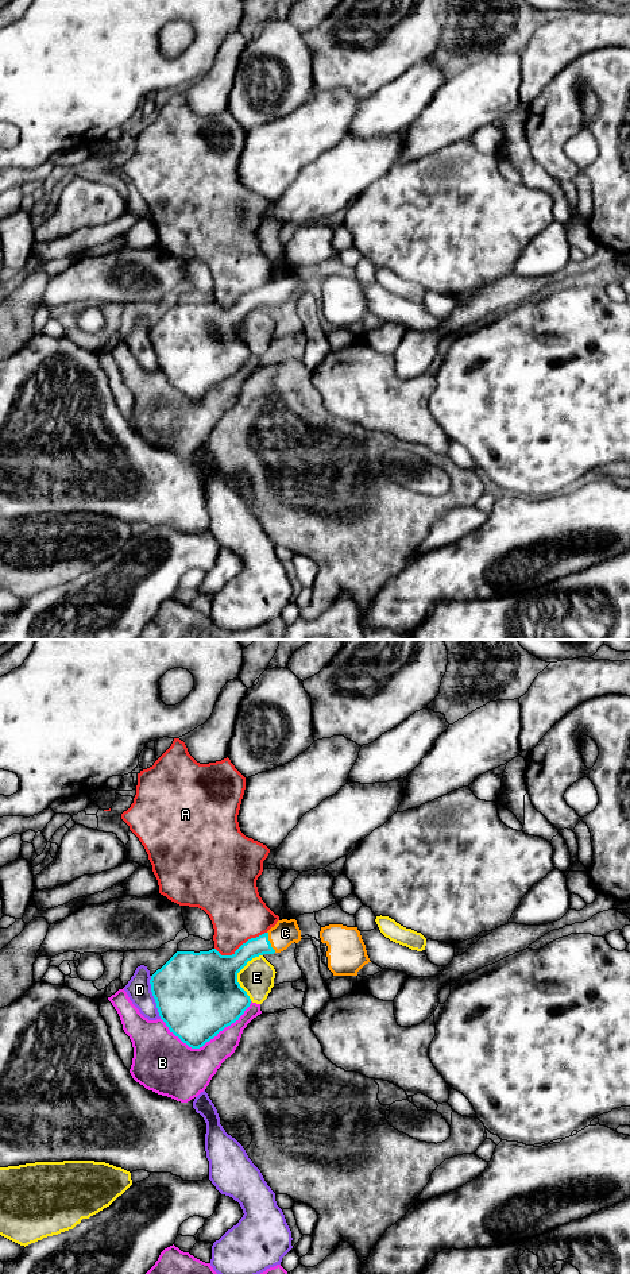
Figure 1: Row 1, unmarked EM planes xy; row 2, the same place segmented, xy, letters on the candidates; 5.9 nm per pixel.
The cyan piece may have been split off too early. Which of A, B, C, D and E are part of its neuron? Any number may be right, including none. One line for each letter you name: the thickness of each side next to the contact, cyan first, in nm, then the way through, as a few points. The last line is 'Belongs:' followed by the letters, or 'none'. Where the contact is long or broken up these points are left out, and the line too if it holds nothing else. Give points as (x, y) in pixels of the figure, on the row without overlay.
C: 120 nm thick on the cyan side, 150 nm on the other; runs through xy (261, 297), (269, 294), (285, 285)
Belongs: C

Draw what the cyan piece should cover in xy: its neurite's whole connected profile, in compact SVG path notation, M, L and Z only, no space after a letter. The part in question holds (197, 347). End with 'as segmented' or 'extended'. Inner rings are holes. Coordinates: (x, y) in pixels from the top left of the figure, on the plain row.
M295 271L278 273L267 285L248 292L232 308L209 304L177 304L150 332L161 371L170 385L192 401L200 401L231 378L250 359L251 351L237 335L237 325L255 309L286 302L301 293Z; extended

